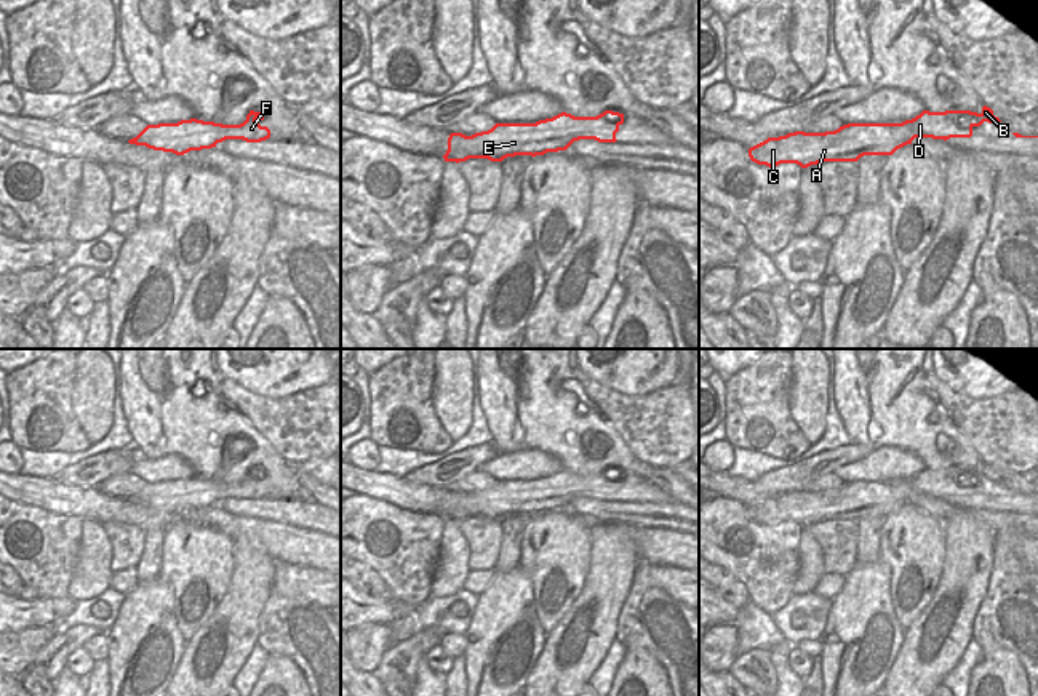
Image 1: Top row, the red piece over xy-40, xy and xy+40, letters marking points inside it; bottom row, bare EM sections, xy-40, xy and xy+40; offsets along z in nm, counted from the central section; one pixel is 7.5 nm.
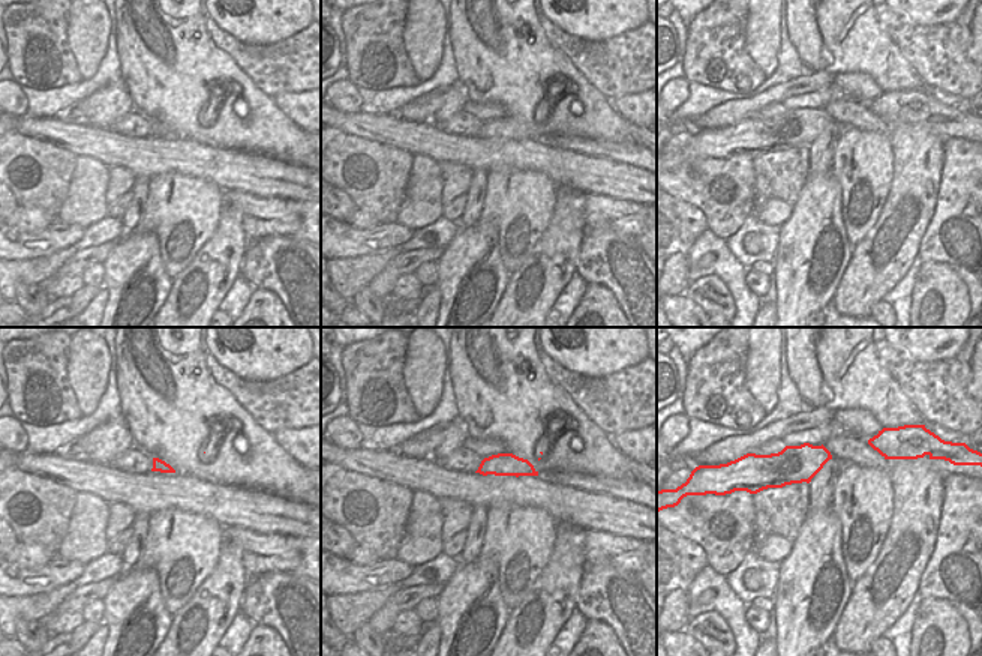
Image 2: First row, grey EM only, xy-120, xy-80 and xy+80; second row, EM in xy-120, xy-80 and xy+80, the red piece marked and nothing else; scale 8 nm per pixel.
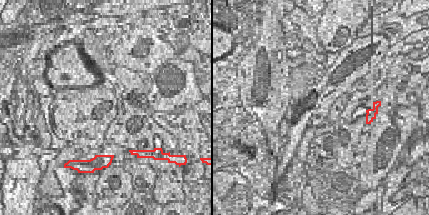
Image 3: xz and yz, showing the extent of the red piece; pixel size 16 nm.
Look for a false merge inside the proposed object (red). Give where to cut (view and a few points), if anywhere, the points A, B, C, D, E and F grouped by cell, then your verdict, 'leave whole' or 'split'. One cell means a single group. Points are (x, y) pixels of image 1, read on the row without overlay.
no cut | A B C D E F | leave whole

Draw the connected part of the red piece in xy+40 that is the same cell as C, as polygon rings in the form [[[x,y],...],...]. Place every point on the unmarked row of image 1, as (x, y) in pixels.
[[[987,464],[982,470],[971,469],[923,469],[902,482],[848,482],[835,490],[795,490],[749,507],[749,515],[758,523],[774,526],[780,522],[796,522],[801,526],[824,520],[857,520],[864,514],[892,514],[912,502],[915,496],[950,498],[971,496],[972,486],[984,480],[1000,482]]]

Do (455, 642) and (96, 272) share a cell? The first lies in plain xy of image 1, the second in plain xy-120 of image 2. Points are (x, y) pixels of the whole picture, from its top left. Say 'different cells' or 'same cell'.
same cell

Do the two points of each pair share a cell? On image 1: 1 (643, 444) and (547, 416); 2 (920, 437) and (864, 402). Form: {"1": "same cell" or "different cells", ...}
{"1": "different cells", "2": "same cell"}

